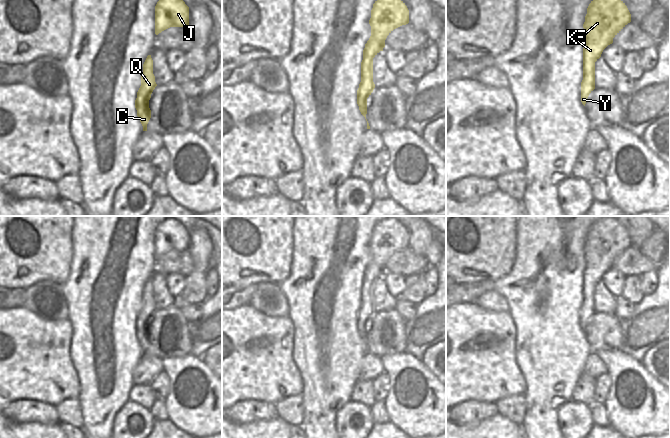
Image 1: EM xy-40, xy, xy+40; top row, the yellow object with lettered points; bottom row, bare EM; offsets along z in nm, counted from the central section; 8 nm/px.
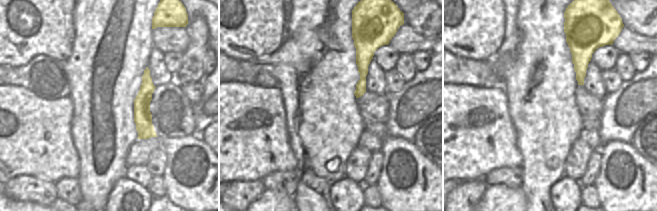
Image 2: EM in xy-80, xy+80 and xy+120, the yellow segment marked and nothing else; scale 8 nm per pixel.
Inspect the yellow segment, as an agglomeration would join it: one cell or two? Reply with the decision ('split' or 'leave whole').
leave whole

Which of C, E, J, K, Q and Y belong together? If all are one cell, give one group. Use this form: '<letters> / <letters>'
C E J K Q Y

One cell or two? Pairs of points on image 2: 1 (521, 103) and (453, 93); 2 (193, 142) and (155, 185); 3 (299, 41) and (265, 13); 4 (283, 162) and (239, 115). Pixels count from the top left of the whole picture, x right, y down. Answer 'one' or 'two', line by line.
1: two
2: two
3: two
4: one

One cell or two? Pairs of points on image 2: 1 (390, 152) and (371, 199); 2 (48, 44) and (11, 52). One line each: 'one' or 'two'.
1: two
2: one

